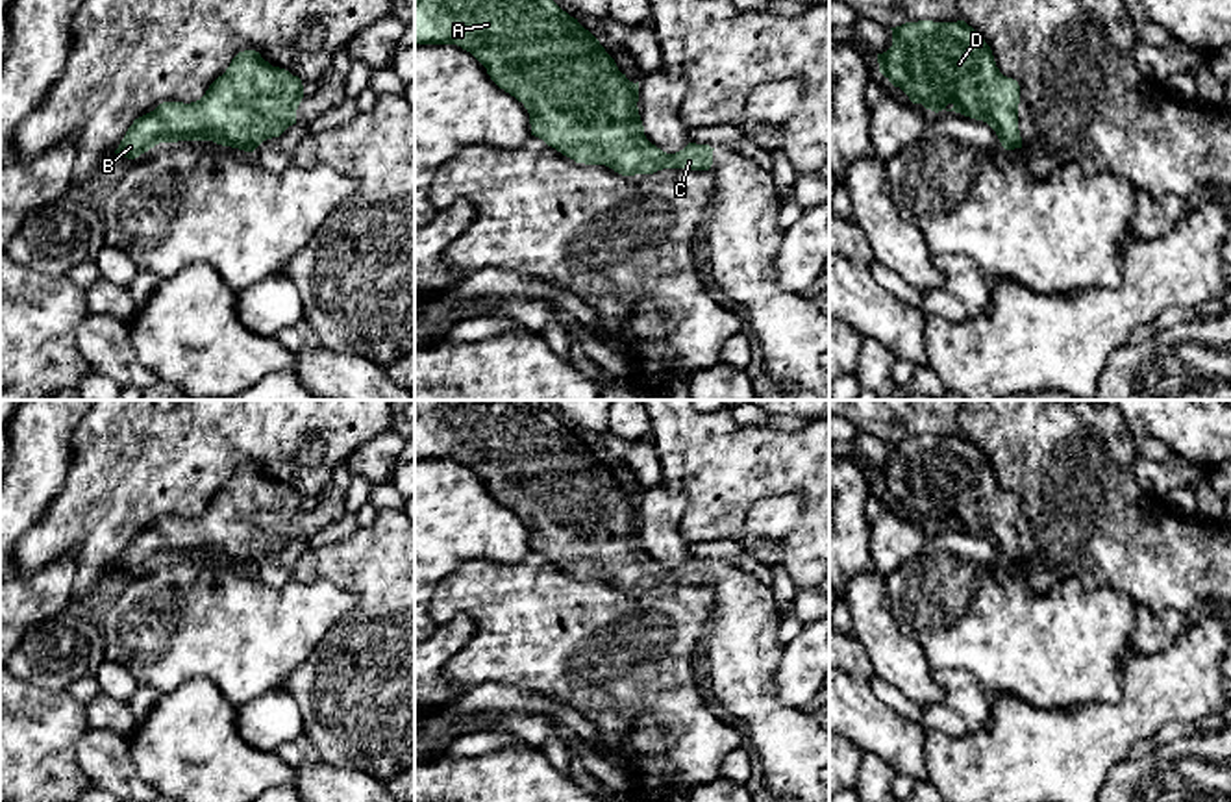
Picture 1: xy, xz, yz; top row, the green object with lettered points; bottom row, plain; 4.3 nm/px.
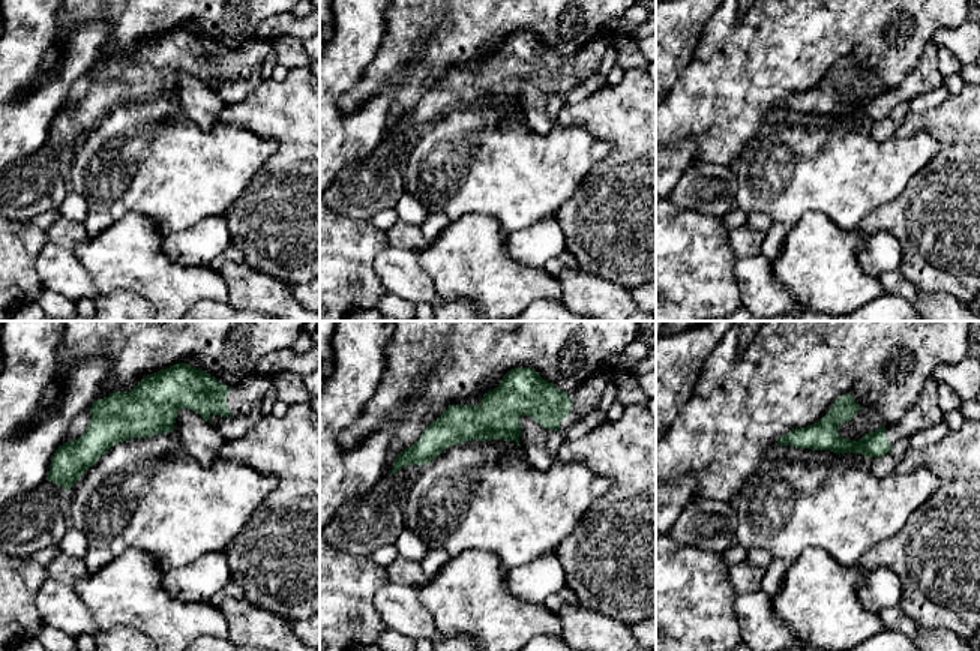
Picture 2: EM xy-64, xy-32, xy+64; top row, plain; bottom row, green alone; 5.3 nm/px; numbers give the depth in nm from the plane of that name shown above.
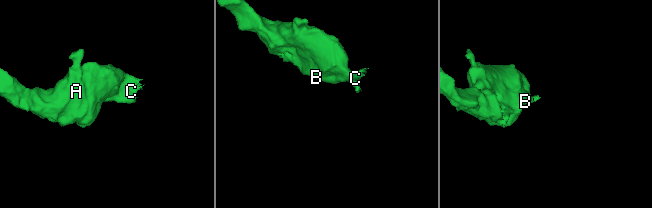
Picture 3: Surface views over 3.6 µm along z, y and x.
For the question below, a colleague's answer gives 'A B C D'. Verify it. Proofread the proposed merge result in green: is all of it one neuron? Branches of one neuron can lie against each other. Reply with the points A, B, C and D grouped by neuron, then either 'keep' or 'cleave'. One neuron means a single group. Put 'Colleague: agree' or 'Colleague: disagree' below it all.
groups A B C D; keep
Colleague: agree

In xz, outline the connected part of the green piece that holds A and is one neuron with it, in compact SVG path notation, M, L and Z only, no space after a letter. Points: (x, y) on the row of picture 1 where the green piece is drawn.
M415 0L415 44L457 44L470 52L500 89L524 104L531 135L576 163L605 165L622 176L663 169L709 170L713 165L715 148L709 144L689 143L666 154L646 139L637 107L639 81L629 81L600 41L553 0Z

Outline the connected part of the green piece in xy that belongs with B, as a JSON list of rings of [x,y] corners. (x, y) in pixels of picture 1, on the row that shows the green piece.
[[[255,50],[239,52],[205,94],[191,104],[163,102],[128,128],[115,154],[135,159],[159,143],[213,141],[254,152],[296,124],[304,85]]]

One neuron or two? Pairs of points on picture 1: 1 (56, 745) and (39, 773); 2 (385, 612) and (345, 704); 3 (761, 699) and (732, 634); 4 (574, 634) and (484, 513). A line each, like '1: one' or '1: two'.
1: one
2: one
3: one
4: two

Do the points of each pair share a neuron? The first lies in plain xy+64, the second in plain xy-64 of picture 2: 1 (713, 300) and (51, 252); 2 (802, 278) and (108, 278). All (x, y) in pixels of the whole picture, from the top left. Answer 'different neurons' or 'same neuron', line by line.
1: different neurons
2: same neuron

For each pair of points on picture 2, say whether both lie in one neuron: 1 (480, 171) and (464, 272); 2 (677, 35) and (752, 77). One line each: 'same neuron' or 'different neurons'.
1: different neurons
2: different neurons

